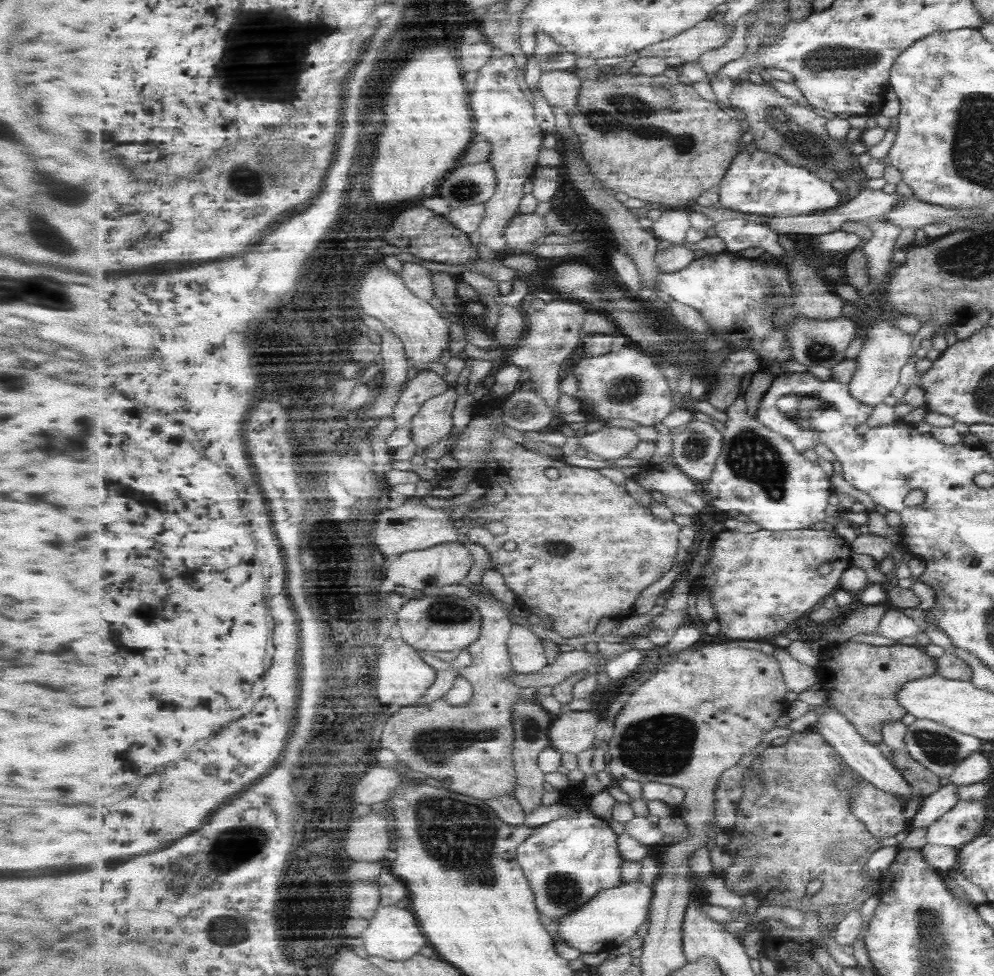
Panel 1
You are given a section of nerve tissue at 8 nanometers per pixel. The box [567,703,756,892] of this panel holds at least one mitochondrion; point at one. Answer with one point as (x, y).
(661, 745)

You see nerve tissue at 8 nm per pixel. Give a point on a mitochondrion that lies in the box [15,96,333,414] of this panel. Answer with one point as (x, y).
(40, 230)

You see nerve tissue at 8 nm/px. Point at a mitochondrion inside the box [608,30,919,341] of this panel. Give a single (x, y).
(825, 58)

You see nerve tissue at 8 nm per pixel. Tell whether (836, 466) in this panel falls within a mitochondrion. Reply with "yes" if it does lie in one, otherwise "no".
no

